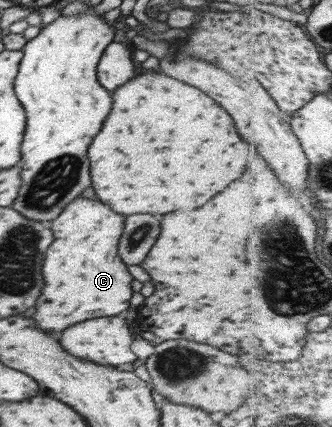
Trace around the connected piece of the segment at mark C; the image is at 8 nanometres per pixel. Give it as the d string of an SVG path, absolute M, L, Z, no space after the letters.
M75 199L47 226L53 241L43 256L43 289L35 303L33 325L45 333L55 333L91 317L111 317L127 310L133 278L125 263L119 261L117 249L123 217L111 213L99 201Z

